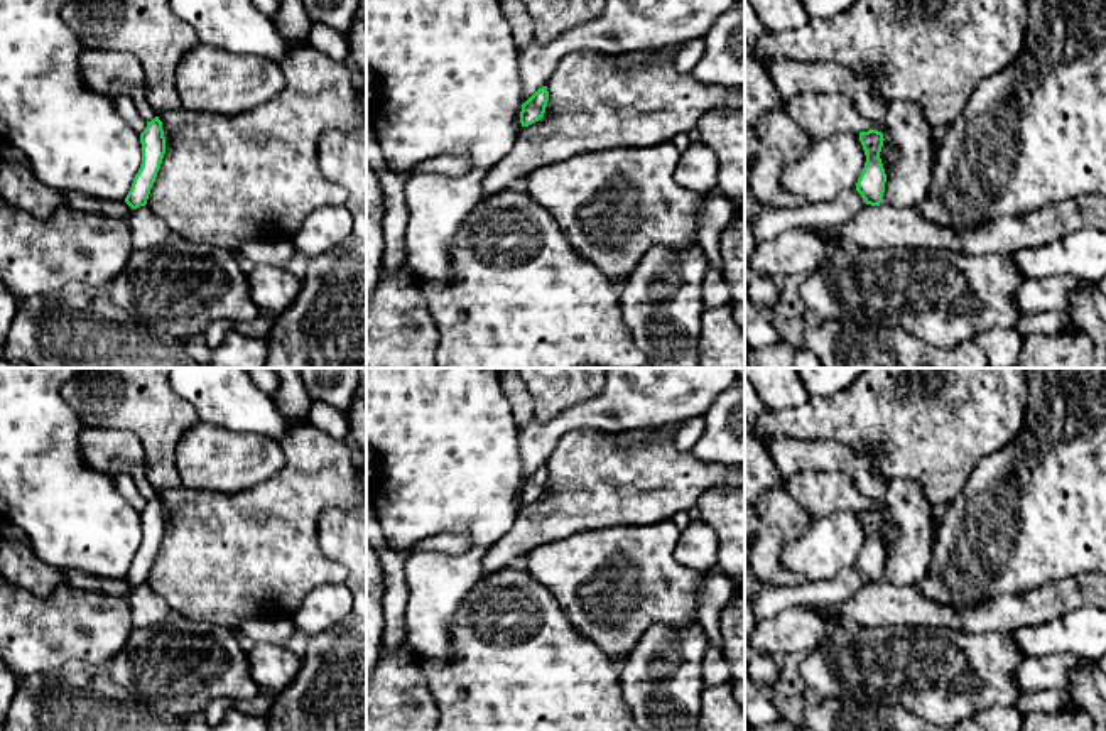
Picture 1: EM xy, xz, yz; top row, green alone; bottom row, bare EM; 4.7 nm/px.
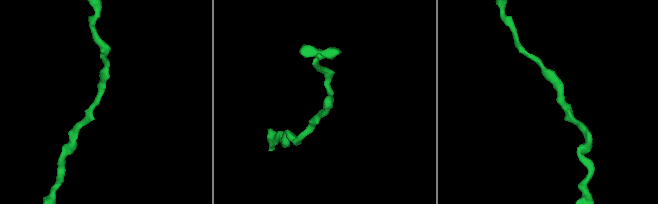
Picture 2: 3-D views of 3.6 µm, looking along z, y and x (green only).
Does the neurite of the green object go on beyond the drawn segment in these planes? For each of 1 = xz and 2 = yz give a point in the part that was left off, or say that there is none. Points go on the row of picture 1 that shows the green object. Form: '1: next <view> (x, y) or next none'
1: next none
2: next none

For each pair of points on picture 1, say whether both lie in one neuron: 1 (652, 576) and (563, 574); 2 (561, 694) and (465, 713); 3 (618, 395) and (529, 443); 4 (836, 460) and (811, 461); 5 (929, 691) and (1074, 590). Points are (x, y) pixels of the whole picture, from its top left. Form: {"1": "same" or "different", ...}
{"1": "same", "2": "same", "3": "same", "4": "same", "5": "different"}

